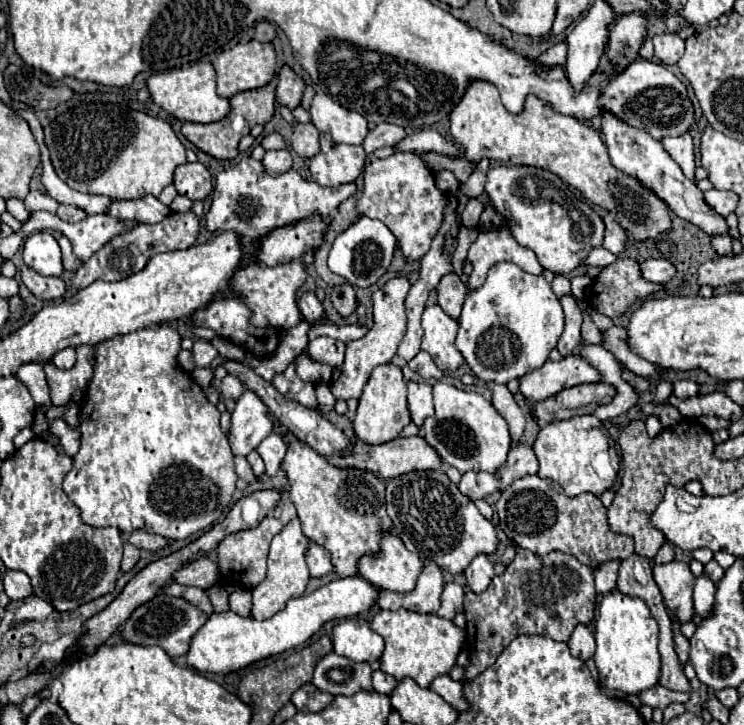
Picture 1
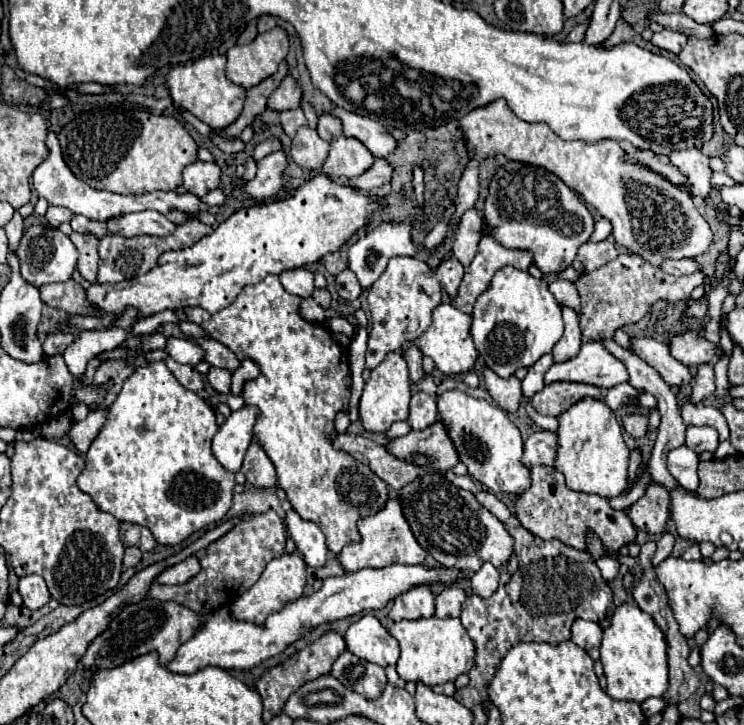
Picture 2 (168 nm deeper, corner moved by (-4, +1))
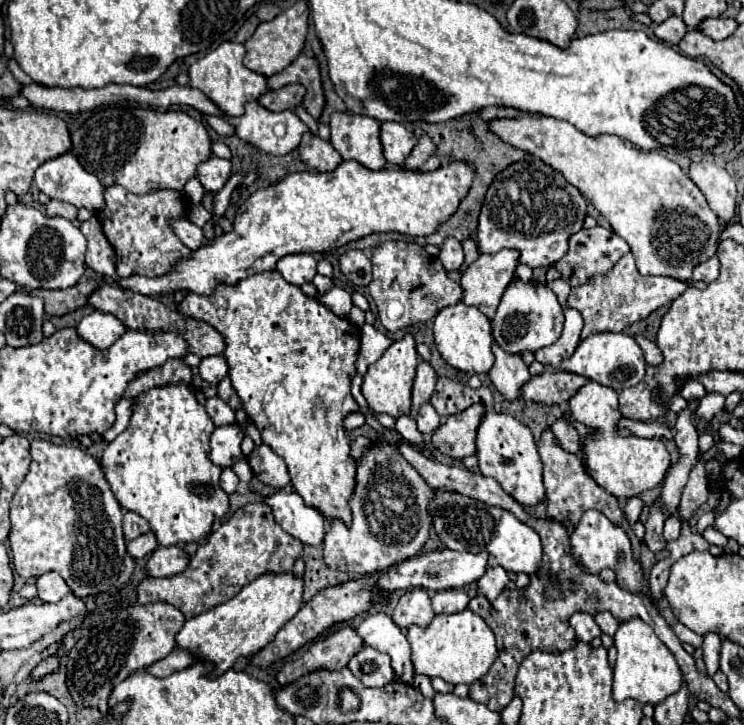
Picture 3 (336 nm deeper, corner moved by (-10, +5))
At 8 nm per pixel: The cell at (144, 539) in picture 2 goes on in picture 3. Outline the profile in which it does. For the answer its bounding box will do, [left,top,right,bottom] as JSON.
[123,511,151,541]

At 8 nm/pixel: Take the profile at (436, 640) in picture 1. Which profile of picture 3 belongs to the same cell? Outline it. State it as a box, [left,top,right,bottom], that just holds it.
[407,609,497,685]

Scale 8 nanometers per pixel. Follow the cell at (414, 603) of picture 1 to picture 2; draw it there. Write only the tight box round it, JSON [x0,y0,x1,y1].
[389,585,435,621]

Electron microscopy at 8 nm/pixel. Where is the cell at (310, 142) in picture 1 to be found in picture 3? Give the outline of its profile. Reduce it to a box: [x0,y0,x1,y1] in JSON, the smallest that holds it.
[297,133,343,171]

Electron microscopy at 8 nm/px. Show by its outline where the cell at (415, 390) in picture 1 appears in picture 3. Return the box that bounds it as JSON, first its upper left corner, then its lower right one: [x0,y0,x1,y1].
[415,403,441,435]

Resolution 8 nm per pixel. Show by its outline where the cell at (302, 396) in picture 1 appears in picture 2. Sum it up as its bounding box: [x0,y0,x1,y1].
[183,275,389,555]

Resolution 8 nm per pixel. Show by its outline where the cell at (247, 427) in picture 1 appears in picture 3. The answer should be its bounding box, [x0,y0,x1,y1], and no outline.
[211,423,245,467]

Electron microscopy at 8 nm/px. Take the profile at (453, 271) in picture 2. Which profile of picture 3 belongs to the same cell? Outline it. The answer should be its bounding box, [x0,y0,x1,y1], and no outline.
[439,237,465,271]

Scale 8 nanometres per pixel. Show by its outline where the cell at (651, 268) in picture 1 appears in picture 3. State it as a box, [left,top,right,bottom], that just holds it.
[691,257,719,283]

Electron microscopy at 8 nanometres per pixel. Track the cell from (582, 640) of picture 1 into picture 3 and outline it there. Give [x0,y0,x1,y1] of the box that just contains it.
[571,613,601,643]

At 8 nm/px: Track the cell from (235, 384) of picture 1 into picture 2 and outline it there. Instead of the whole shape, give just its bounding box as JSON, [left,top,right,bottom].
[207,367,231,393]

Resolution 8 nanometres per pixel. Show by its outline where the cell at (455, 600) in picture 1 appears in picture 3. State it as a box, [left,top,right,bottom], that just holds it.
[433,589,469,613]

